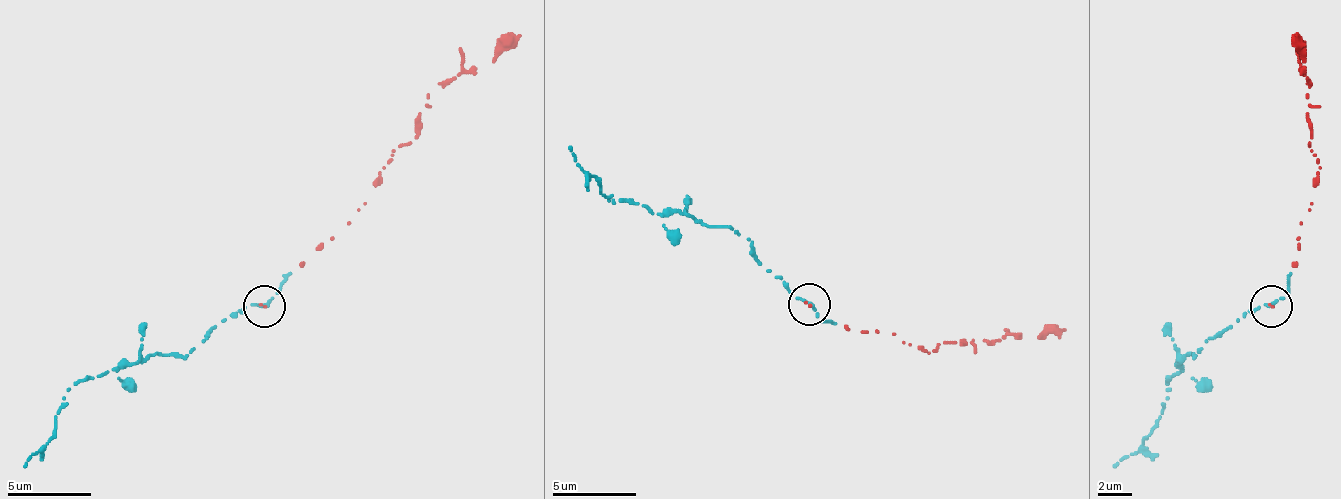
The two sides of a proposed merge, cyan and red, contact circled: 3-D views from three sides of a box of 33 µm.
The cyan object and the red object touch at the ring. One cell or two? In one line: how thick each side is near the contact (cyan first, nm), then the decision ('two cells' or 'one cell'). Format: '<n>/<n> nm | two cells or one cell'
180/130 nm | one cell

